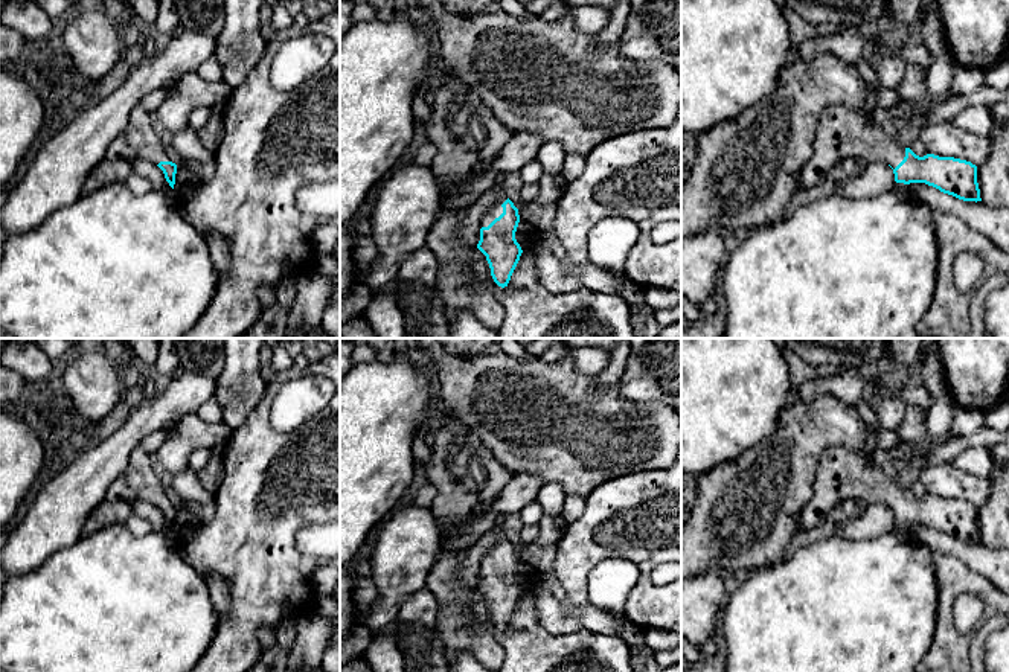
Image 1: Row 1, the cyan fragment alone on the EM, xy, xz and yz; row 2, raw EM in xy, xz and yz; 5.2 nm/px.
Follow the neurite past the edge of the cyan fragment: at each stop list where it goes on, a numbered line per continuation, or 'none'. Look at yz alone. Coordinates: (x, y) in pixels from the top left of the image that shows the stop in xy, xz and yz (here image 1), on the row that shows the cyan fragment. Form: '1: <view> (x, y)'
1: yz (843, 131)

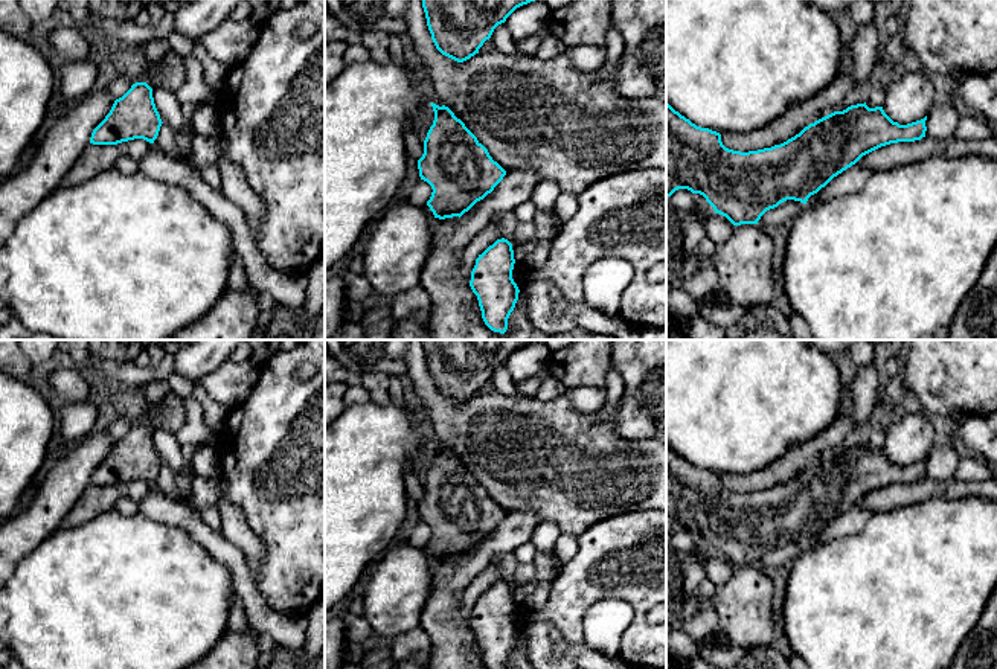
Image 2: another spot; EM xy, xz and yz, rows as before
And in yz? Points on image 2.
none

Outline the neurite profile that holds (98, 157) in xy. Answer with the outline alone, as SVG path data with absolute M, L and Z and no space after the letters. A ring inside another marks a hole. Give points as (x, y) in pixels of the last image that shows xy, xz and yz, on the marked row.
M134 139L117 145L87 145L73 168L66 174L61 186L76 186L96 177L99 172L113 166L120 155L130 155L140 162L152 143Z

